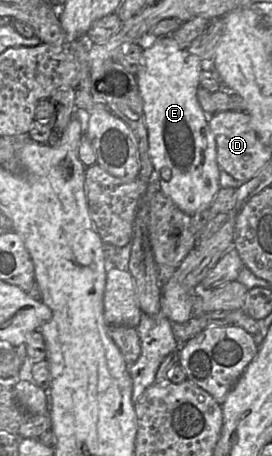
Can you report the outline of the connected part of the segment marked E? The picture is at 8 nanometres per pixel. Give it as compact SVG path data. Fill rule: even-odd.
M164 36L144 49L142 64L135 75L143 100L149 155L161 190L190 216L209 209L221 188L216 140L209 127L209 116L197 98L202 71L200 57L181 48L171 36Z

